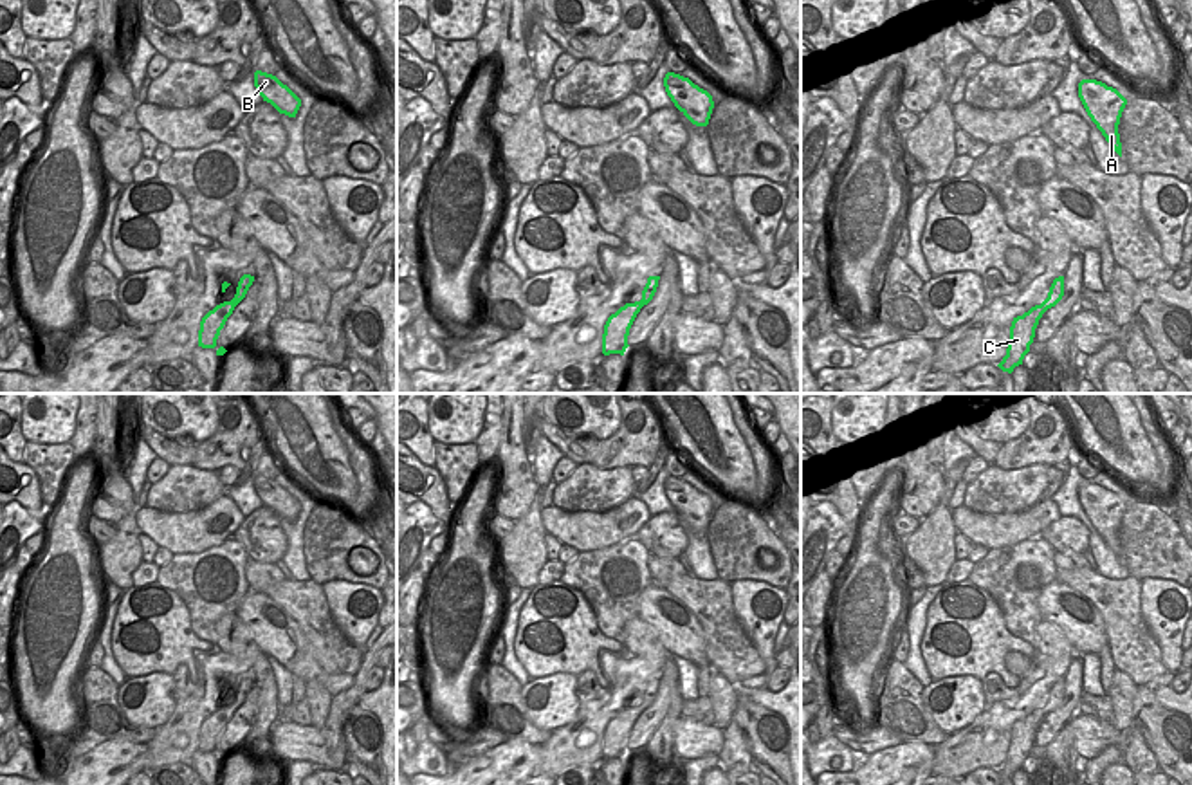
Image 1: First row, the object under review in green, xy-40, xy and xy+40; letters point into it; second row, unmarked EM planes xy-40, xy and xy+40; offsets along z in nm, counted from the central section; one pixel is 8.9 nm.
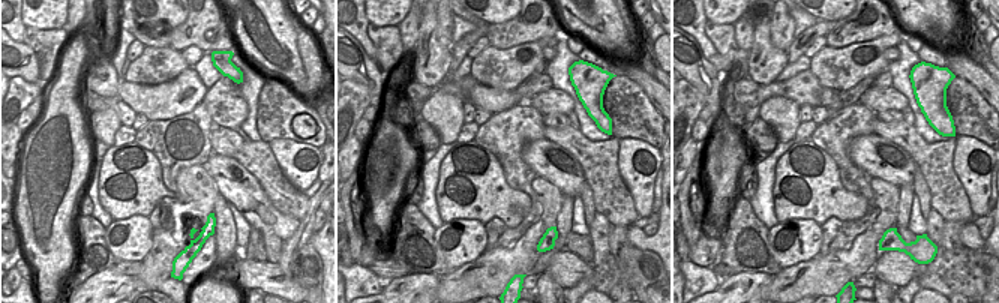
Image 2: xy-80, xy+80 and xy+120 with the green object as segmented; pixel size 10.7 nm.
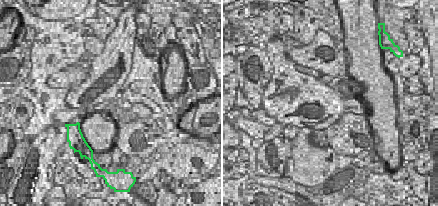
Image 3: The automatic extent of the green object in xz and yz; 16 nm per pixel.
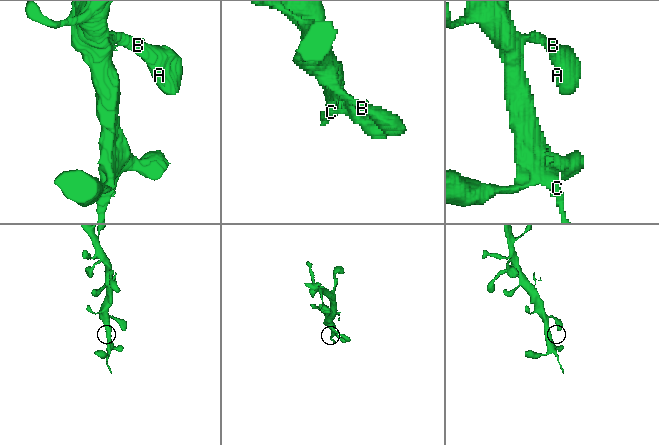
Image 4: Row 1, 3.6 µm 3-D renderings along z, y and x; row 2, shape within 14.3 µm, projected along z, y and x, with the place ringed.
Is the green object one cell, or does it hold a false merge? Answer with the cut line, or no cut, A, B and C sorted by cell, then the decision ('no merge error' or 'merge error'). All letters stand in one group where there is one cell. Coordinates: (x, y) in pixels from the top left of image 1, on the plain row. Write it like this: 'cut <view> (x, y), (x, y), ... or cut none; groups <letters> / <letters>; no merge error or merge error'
cut none; groups A B C; no merge error

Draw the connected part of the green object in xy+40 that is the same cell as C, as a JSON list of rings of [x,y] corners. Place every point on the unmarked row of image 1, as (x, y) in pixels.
[[[1059,680],[1053,684],[1048,702],[1041,709],[1035,709],[1022,720],[1013,722],[1006,760],[997,769],[1003,776],[1012,778],[1015,771],[1022,769],[1022,763],[1030,756],[1030,749],[1033,747],[1039,724],[1048,713],[1055,711],[1062,704],[1062,700],[1064,680]]]

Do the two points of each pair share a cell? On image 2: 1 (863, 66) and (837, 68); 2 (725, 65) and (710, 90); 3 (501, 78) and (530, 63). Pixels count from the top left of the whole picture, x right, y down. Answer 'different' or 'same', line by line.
1: same
2: different
3: same

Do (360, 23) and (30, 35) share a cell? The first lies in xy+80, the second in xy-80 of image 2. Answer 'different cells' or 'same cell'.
different cells

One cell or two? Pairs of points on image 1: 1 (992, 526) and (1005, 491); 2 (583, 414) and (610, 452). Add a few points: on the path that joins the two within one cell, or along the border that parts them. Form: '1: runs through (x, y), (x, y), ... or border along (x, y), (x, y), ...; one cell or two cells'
1: border along (1036, 502), (1012, 513), (974, 513), (963, 506); two cells
2: border along (621, 412), (617, 428), (599, 441); two cells

